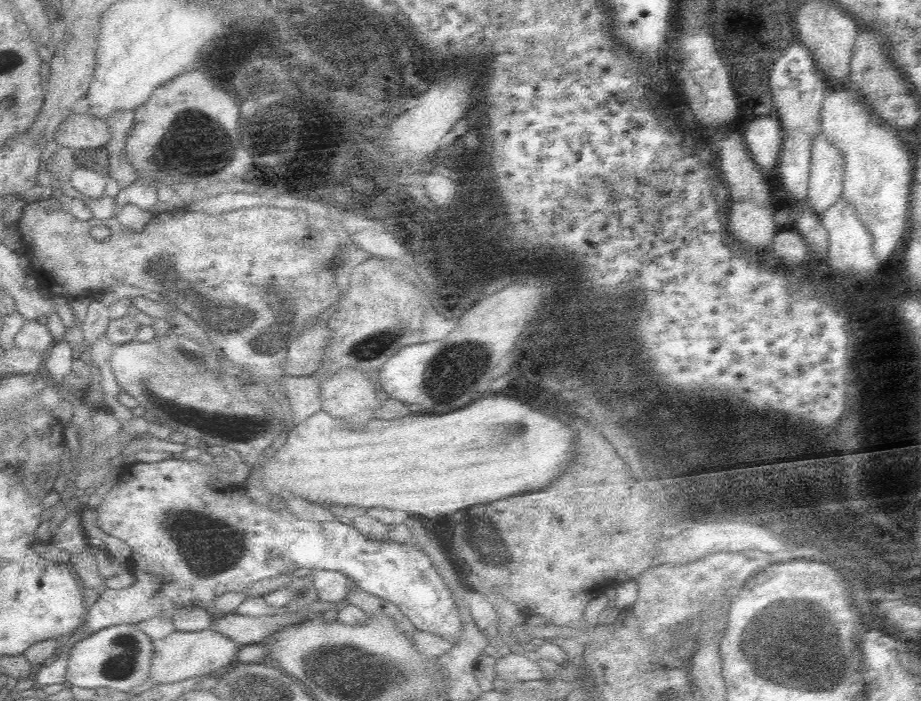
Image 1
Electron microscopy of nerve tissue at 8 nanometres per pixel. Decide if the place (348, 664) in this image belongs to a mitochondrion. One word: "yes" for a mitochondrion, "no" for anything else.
yes

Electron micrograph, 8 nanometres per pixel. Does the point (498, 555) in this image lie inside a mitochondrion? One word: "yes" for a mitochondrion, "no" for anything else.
yes

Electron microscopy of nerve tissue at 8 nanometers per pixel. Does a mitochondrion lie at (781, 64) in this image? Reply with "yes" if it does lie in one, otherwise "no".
yes

